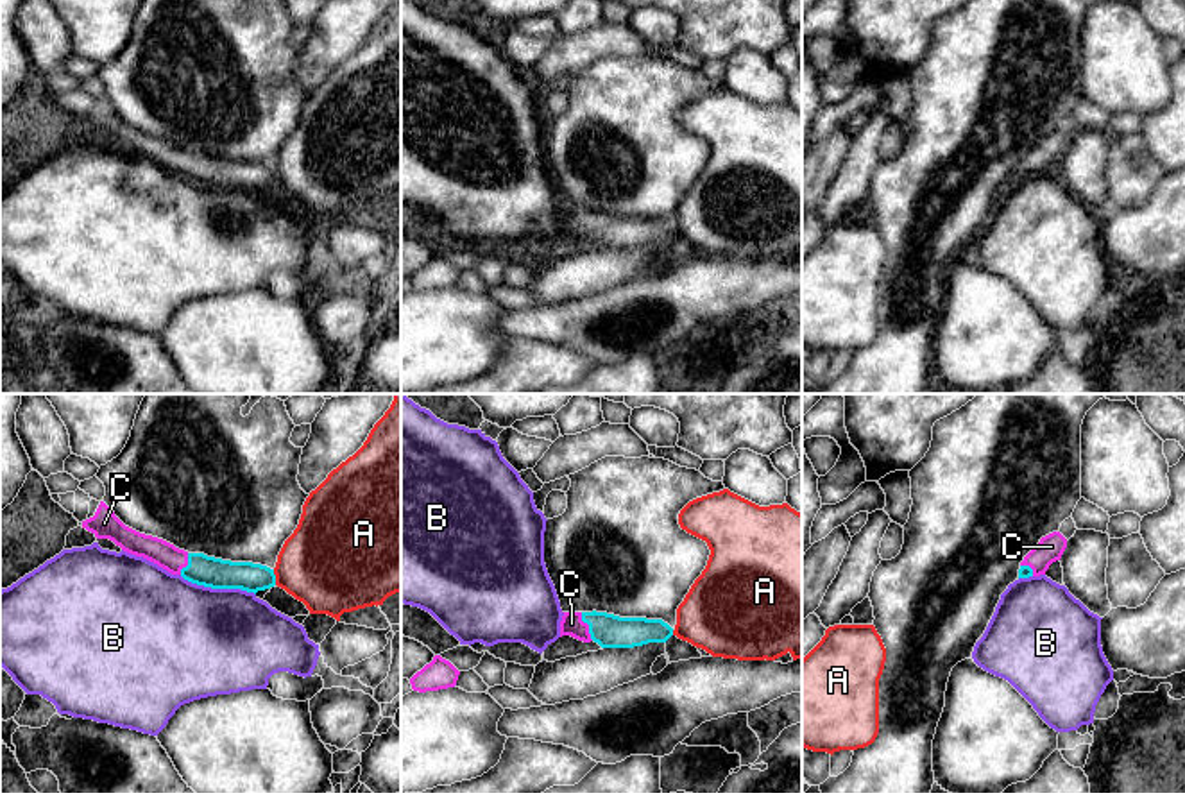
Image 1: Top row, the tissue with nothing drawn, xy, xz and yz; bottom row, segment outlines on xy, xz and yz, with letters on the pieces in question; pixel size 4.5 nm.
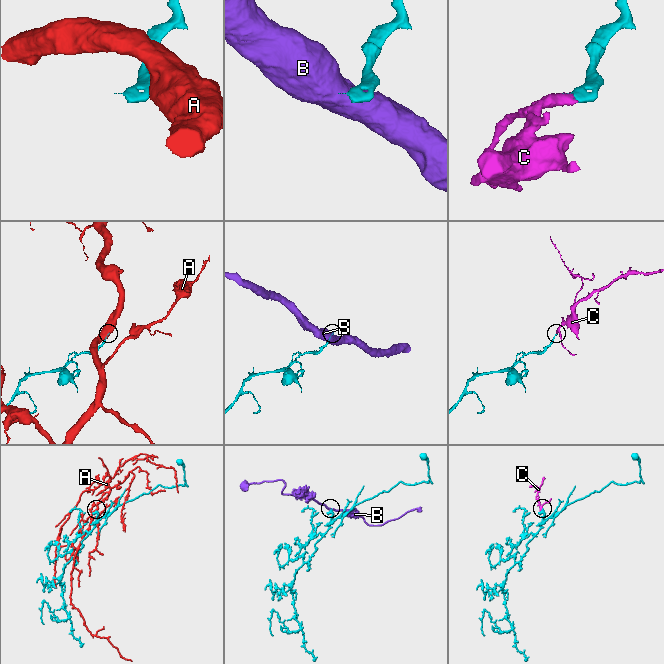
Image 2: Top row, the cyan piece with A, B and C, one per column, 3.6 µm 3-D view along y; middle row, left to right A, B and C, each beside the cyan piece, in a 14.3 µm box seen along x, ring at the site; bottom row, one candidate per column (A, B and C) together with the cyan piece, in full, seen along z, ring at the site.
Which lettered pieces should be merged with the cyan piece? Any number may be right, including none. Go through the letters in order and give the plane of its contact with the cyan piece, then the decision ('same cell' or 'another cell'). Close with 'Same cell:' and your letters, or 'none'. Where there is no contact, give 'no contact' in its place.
A: meets cyan in xy; another cell
B: meets cyan in xy; another cell
C: meets cyan in xz; same cell
Same cell: C

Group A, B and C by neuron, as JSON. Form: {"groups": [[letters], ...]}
{"groups": [["A"], ["B"], ["C"]]}

